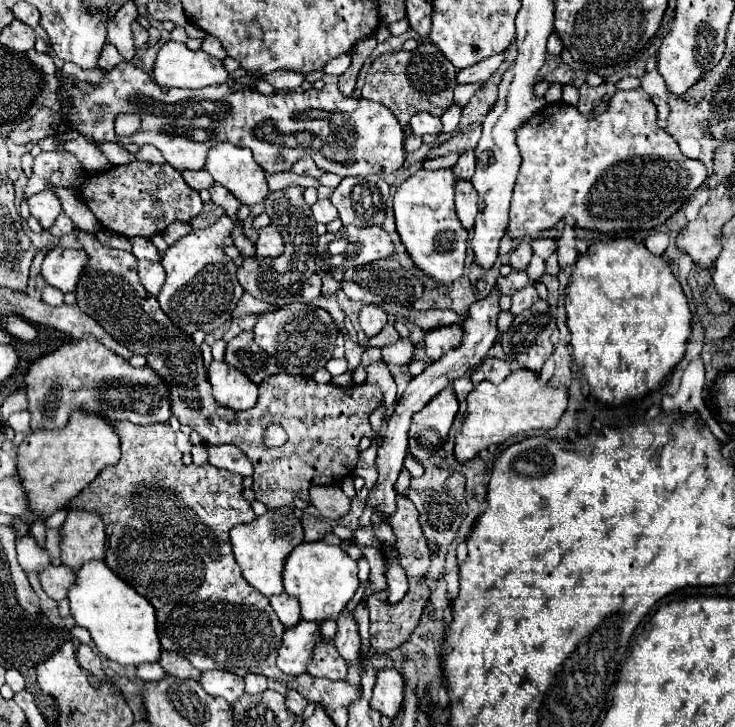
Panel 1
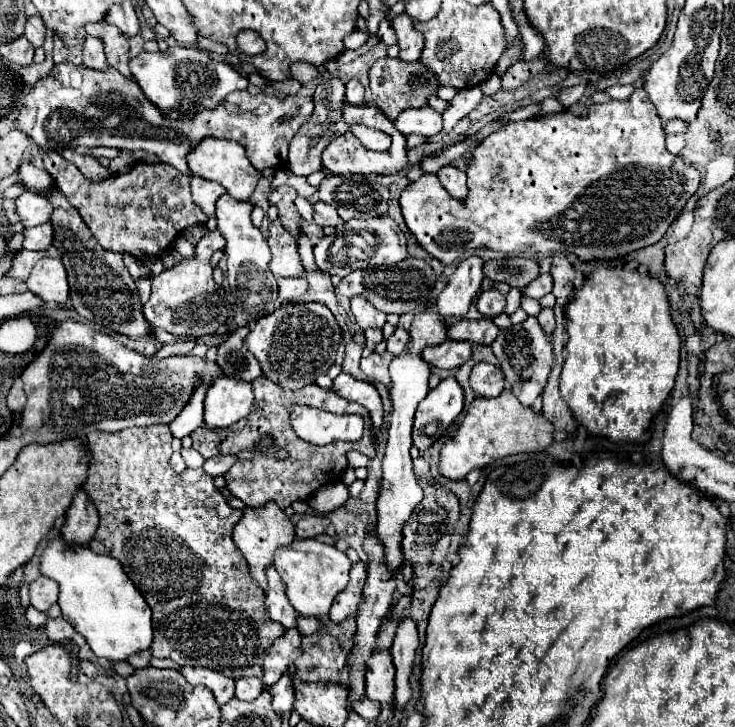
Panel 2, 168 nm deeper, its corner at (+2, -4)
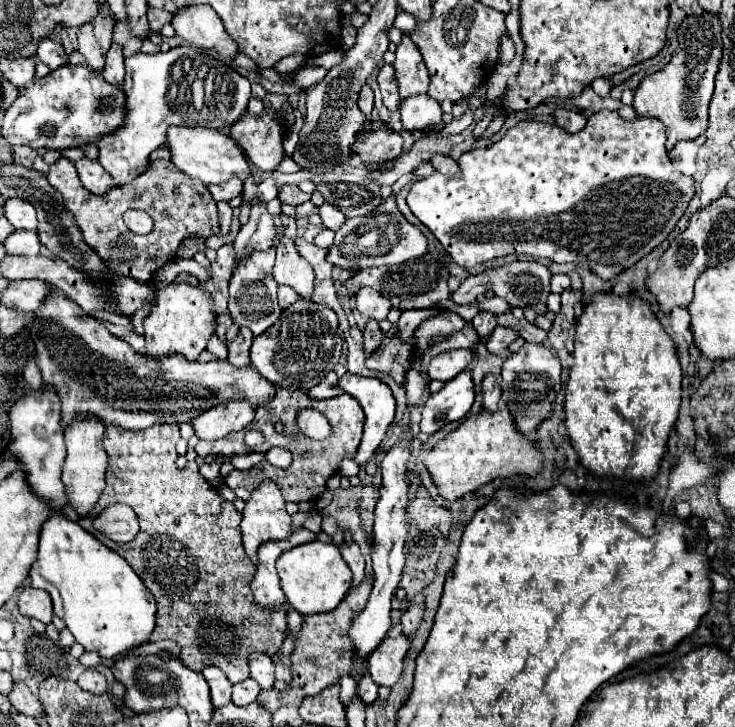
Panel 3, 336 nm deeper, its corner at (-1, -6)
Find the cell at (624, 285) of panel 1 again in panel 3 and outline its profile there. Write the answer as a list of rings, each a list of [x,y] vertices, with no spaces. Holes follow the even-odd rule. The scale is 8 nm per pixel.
[[[594,293],[576,323],[574,365],[566,383],[564,425],[582,465],[594,475],[650,481],[666,451],[668,431],[678,419],[682,369],[672,337],[660,325],[652,305],[634,295]]]

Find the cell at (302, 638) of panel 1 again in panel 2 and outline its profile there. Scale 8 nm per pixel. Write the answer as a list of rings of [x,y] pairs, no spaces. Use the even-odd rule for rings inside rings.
[[[287,629],[283,637],[275,639],[275,643],[267,649],[261,663],[263,685],[273,685],[275,681],[279,681],[279,677],[295,663],[295,659],[299,657],[299,643],[301,643],[301,635],[295,629]]]

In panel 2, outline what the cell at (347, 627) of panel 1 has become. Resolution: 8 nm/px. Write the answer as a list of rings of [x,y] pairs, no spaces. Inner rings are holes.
[[[363,561],[353,563],[351,573],[349,573],[349,583],[347,583],[347,587],[335,597],[335,601],[333,601],[333,605],[331,605],[331,611],[329,611],[329,617],[331,617],[335,623],[341,623],[347,615],[357,613],[357,605],[359,605],[361,599],[363,599],[365,579],[367,579],[365,563],[363,563]]]

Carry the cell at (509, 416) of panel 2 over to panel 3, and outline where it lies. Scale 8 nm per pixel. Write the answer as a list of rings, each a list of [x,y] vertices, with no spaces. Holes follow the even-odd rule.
[[[502,405],[502,409],[494,413],[482,409],[480,413],[466,417],[458,429],[448,433],[426,455],[424,465],[428,467],[440,495],[448,501],[456,501],[496,477],[508,477],[516,473],[536,475],[542,469],[544,459],[536,443],[532,443],[528,437],[522,437],[522,433],[514,429],[514,417],[510,417],[510,409]]]

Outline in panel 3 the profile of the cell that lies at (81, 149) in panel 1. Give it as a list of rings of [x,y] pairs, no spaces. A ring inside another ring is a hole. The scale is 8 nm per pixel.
[[[80,159],[74,163],[76,169],[78,169],[78,175],[80,175],[80,181],[82,185],[94,193],[94,195],[104,195],[108,193],[108,189],[114,187],[114,181],[112,177],[104,171],[104,167],[98,163],[98,161],[92,161],[92,159]]]

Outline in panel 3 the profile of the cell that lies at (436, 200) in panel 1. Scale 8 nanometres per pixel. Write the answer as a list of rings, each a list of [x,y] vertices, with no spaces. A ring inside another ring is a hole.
[[[610,109],[592,113],[586,121],[586,127],[580,129],[578,133],[568,133],[552,123],[524,121],[524,123],[518,123],[516,127],[508,129],[508,133],[498,143],[464,153],[458,159],[458,165],[462,169],[462,173],[458,177],[446,177],[446,175],[434,173],[430,177],[424,177],[424,179],[412,183],[406,201],[408,201],[410,211],[434,233],[434,237],[442,243],[442,247],[448,251],[448,255],[458,265],[462,265],[466,269],[472,269],[474,265],[480,265],[484,261],[500,259],[500,257],[514,253],[514,255],[530,255],[534,259],[552,259],[556,263],[578,263],[578,261],[584,261],[590,265],[600,263],[600,279],[606,281],[606,279],[616,277],[620,271],[632,267],[636,261],[646,257],[654,247],[658,247],[672,233],[678,219],[684,215],[690,199],[694,197],[694,191],[696,191],[694,179],[688,175],[682,175],[674,167],[674,161],[668,157],[668,151],[664,147],[664,143],[666,143],[664,131],[666,129],[664,129],[662,121],[658,121],[656,117],[636,117],[632,121],[626,121],[618,115],[618,111],[610,111]]]

